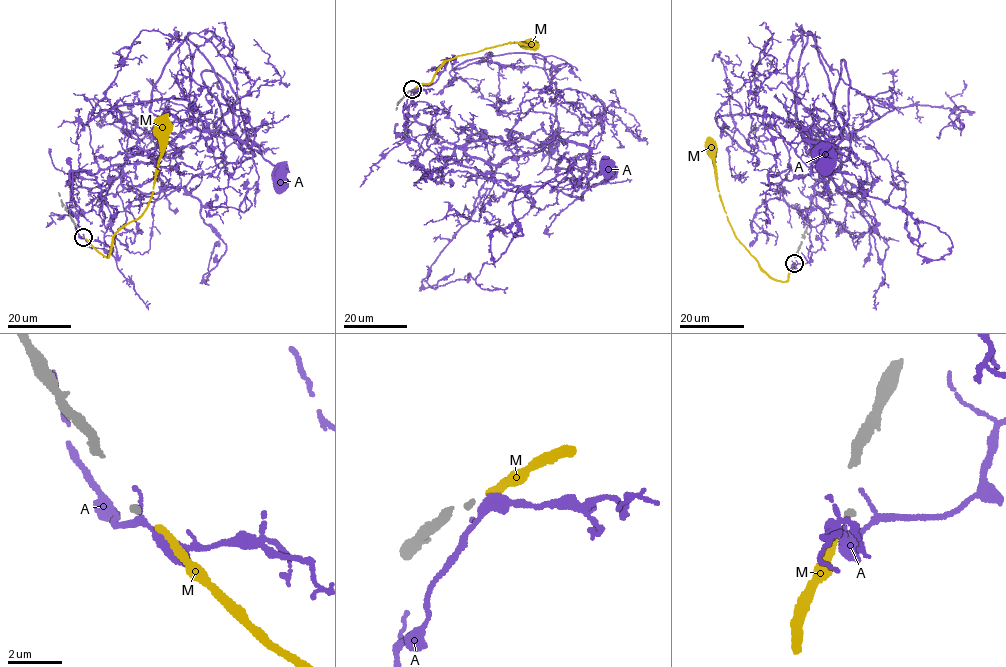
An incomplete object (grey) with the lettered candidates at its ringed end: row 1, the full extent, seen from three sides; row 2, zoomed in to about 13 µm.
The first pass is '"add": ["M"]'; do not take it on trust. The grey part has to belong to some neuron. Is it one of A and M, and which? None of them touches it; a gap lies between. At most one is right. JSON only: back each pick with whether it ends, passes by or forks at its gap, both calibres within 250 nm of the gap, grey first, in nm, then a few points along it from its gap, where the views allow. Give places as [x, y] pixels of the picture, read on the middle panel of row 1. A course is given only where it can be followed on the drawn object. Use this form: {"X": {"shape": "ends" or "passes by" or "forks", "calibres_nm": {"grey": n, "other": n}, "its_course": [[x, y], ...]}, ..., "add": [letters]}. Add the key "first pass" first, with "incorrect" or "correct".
{"first pass": "correct", "M": {"shape": "ends", "calibres_nm": {"grey": 180, "other": 280}, "its_course": [[414, 88], [429, 83], [436, 69], [458, 55], [509, 43], [524, 45], [528, 42]]}, "add": ["M"]}

